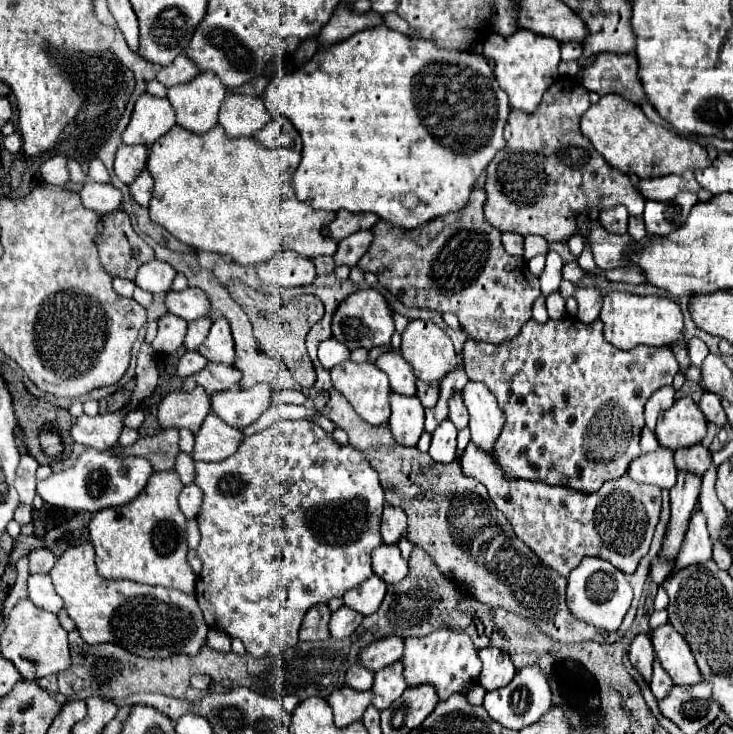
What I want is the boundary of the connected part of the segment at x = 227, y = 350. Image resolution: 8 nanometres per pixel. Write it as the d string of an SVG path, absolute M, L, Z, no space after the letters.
M216 318L210 334L206 338L206 344L202 344L202 350L206 360L210 362L220 362L226 366L234 366L236 350L234 350L234 338L230 332L230 324L226 318Z

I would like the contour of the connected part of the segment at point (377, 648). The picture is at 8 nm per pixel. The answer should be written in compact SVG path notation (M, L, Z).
M388 636L388 638L378 638L378 640L370 642L358 654L358 664L370 672L376 672L386 664L400 660L400 656L402 656L402 638Z

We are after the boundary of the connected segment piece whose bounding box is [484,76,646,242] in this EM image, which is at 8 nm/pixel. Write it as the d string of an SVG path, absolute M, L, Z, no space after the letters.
M558 78L550 90L546 90L546 98L542 98L542 106L528 116L520 110L512 110L504 138L508 146L500 150L494 160L486 168L486 220L498 228L500 232L516 232L522 236L538 234L548 242L568 242L574 234L580 234L578 216L590 216L592 206L598 210L624 206L630 216L640 216L644 212L644 196L634 188L628 176L614 172L606 160L594 150L592 142L580 132L580 118L590 108L588 90L576 78Z

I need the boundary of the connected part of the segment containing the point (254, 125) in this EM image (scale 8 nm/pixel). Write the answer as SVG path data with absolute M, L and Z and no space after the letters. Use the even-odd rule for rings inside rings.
M228 94L220 106L218 124L224 128L228 138L254 136L272 120L270 110L258 96Z

